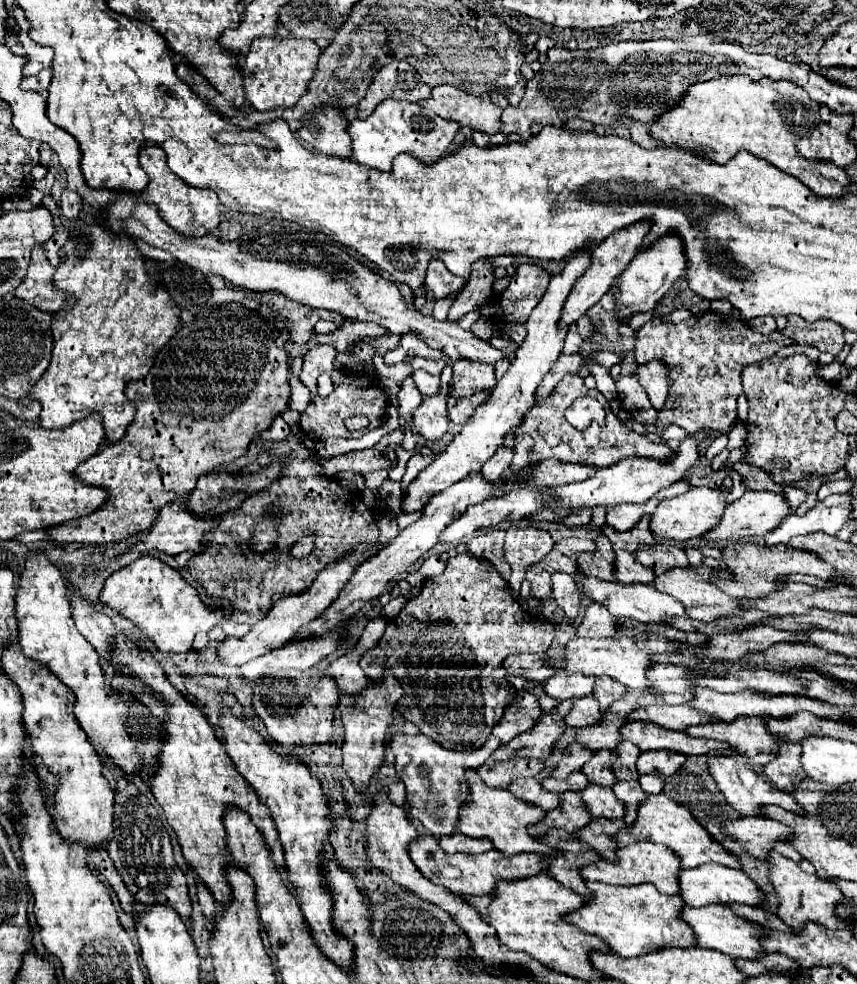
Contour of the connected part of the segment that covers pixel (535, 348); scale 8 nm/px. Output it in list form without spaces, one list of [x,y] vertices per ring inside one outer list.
[[[583,250],[583,252],[579,252],[579,254],[575,254],[575,256],[571,256],[567,260],[567,266],[565,266],[565,270],[561,274],[551,278],[547,292],[543,294],[541,302],[535,306],[535,310],[531,312],[529,320],[525,322],[527,336],[525,336],[523,344],[517,348],[515,360],[511,362],[509,370],[497,382],[497,386],[491,392],[491,396],[475,410],[475,414],[463,426],[463,430],[449,442],[449,446],[409,486],[409,494],[405,496],[403,512],[419,512],[429,502],[431,496],[443,492],[445,488],[453,486],[461,478],[467,478],[469,474],[479,472],[481,466],[503,444],[505,436],[515,426],[521,424],[525,412],[529,408],[533,408],[533,404],[535,404],[535,390],[537,390],[539,382],[543,380],[543,376],[551,370],[555,360],[559,358],[559,354],[563,350],[563,344],[565,344],[567,330],[559,328],[559,316],[561,316],[561,310],[563,310],[565,298],[569,296],[569,292],[571,292],[573,284],[577,282],[577,278],[587,270],[589,262],[591,262],[589,250]]]

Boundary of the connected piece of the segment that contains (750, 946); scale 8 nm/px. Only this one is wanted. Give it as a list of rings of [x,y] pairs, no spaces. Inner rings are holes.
[[[719,904],[703,906],[703,908],[685,906],[683,920],[695,930],[697,942],[701,948],[719,950],[733,958],[761,958],[761,954],[767,954],[765,948],[761,946],[761,938],[765,936],[761,926],[737,916],[729,906],[719,906]]]

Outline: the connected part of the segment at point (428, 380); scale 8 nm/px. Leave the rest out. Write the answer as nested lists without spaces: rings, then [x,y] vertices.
[[[415,370],[413,372],[413,380],[415,380],[415,384],[417,384],[417,388],[421,390],[421,394],[423,396],[431,396],[431,394],[437,394],[437,390],[439,390],[439,376],[431,376],[431,374],[427,374],[425,370]]]

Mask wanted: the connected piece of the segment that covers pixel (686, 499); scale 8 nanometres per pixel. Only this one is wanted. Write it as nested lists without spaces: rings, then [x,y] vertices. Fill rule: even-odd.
[[[693,486],[689,492],[685,492],[681,496],[661,500],[659,506],[655,508],[655,512],[651,514],[651,520],[649,520],[651,534],[661,538],[661,540],[671,540],[671,542],[687,542],[691,538],[703,536],[707,530],[711,530],[715,526],[715,522],[719,522],[723,510],[725,510],[727,492],[729,490],[721,490],[721,488],[697,488],[697,486]]]

